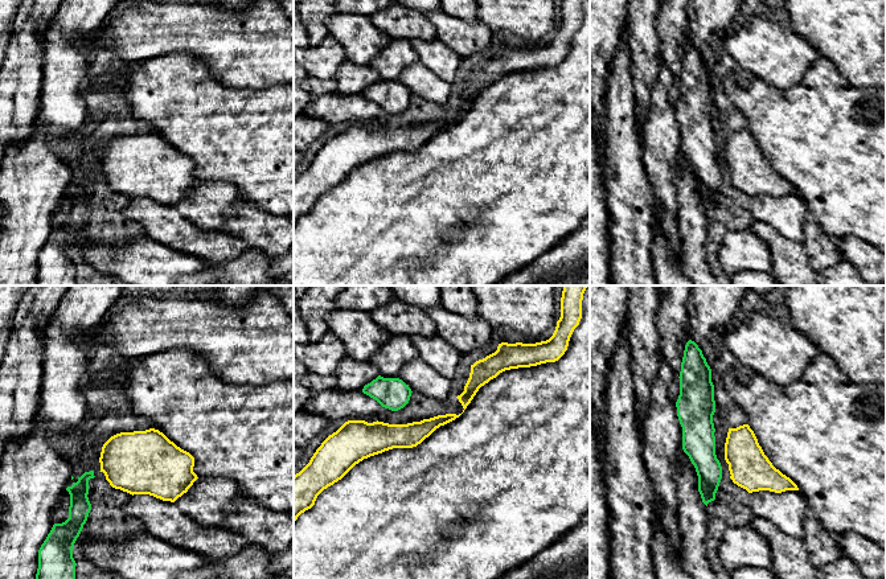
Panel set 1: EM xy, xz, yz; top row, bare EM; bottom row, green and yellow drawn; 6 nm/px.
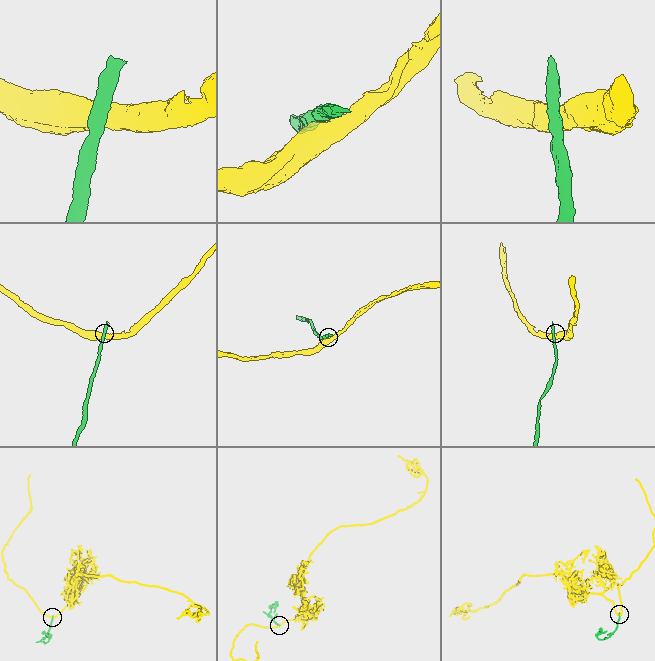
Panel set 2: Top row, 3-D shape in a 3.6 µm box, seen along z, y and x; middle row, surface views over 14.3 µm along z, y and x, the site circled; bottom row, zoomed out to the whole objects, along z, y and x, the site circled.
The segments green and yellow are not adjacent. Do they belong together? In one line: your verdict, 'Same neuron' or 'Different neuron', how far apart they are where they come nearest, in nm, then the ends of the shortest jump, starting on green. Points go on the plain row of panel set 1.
Different neuron. Distance 0 nm

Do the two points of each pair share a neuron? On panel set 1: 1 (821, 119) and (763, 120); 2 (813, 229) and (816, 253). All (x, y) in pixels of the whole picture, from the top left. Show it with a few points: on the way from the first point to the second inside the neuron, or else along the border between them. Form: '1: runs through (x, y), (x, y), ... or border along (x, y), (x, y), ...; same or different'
1: runs through (807, 120), (778, 120); same
2: runs through (813, 234), (816, 247); same

